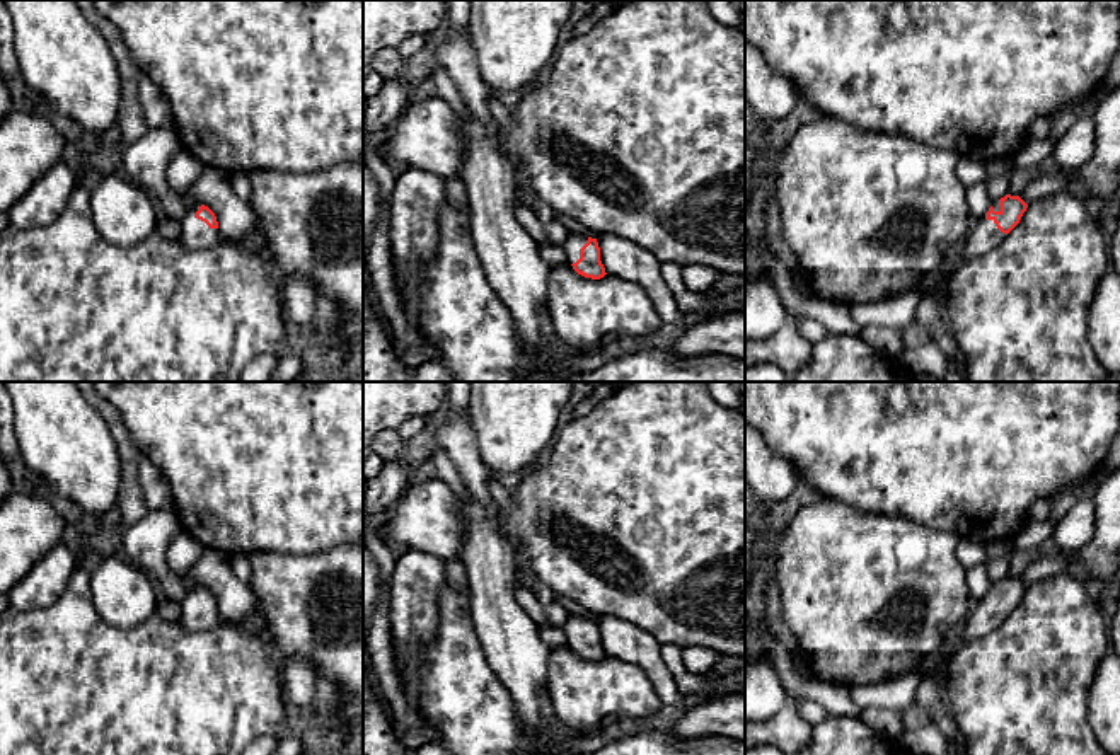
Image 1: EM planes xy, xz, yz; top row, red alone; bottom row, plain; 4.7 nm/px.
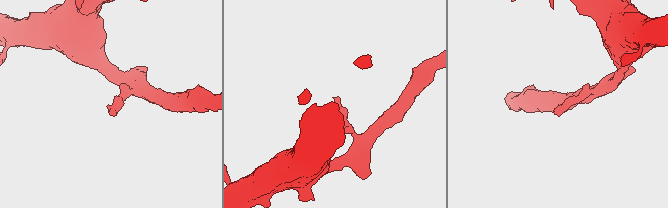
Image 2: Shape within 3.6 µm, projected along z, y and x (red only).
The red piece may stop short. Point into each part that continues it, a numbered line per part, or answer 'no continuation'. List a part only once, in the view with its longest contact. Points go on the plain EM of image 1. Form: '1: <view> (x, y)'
1: xy (195, 616)

